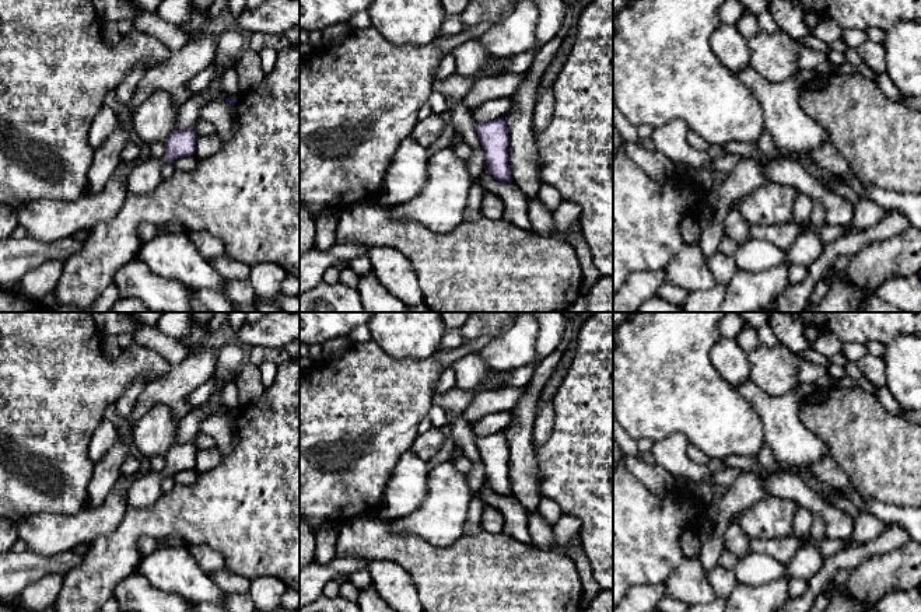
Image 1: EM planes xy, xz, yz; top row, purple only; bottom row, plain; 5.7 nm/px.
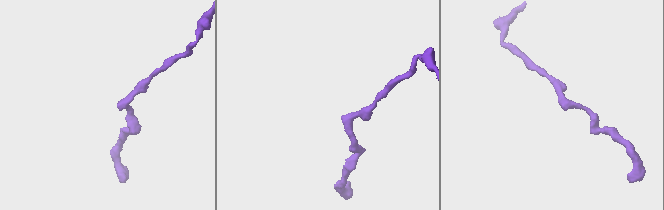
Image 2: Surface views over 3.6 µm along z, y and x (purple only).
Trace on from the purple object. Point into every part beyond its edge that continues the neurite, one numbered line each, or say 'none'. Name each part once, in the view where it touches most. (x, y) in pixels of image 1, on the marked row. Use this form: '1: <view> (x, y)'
1: xy (146, 177)

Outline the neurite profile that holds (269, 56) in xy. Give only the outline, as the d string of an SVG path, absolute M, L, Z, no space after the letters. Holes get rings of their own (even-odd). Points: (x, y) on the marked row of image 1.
M266 46L260 50L259 56L260 56L262 69L265 70L265 73L266 74L272 73L277 62L277 50Z

